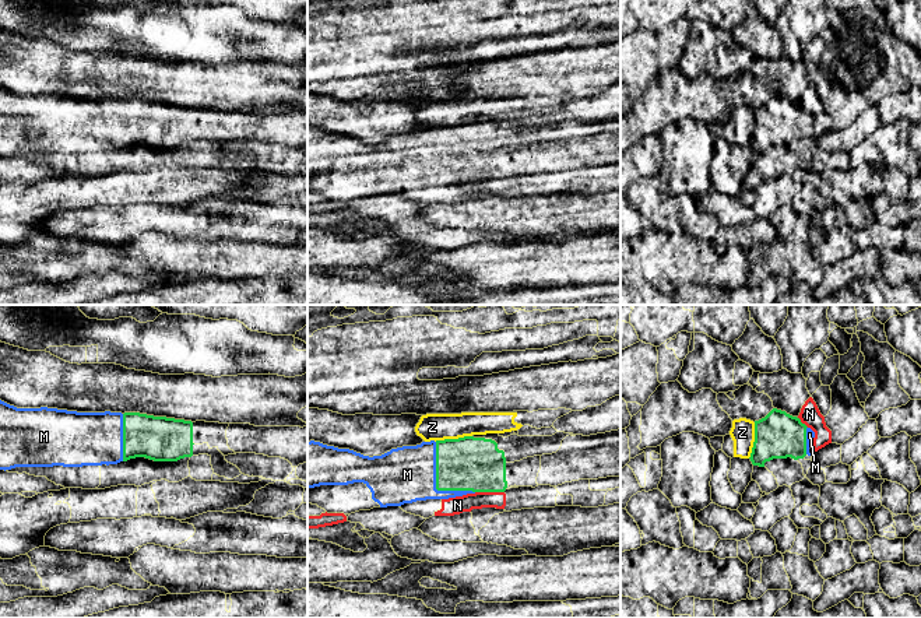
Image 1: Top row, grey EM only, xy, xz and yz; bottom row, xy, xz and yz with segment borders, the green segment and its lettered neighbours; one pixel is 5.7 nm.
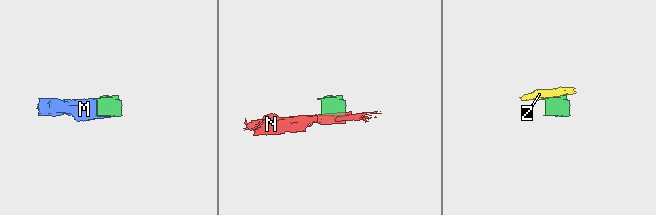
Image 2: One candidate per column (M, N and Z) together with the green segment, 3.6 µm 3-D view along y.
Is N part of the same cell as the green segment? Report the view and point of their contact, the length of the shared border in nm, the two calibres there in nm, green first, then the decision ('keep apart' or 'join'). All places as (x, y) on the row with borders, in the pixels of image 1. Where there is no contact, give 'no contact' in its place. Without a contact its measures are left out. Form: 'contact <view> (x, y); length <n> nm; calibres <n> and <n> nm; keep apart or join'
contact xz (489, 491); length 170 nm; calibres 320 and 100 nm; keep apart

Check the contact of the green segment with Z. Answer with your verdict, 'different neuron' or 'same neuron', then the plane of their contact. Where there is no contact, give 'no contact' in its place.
different neuron | xz

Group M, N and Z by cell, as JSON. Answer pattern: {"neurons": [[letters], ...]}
{"neurons": [["M"], ["N"], ["Z"]]}

